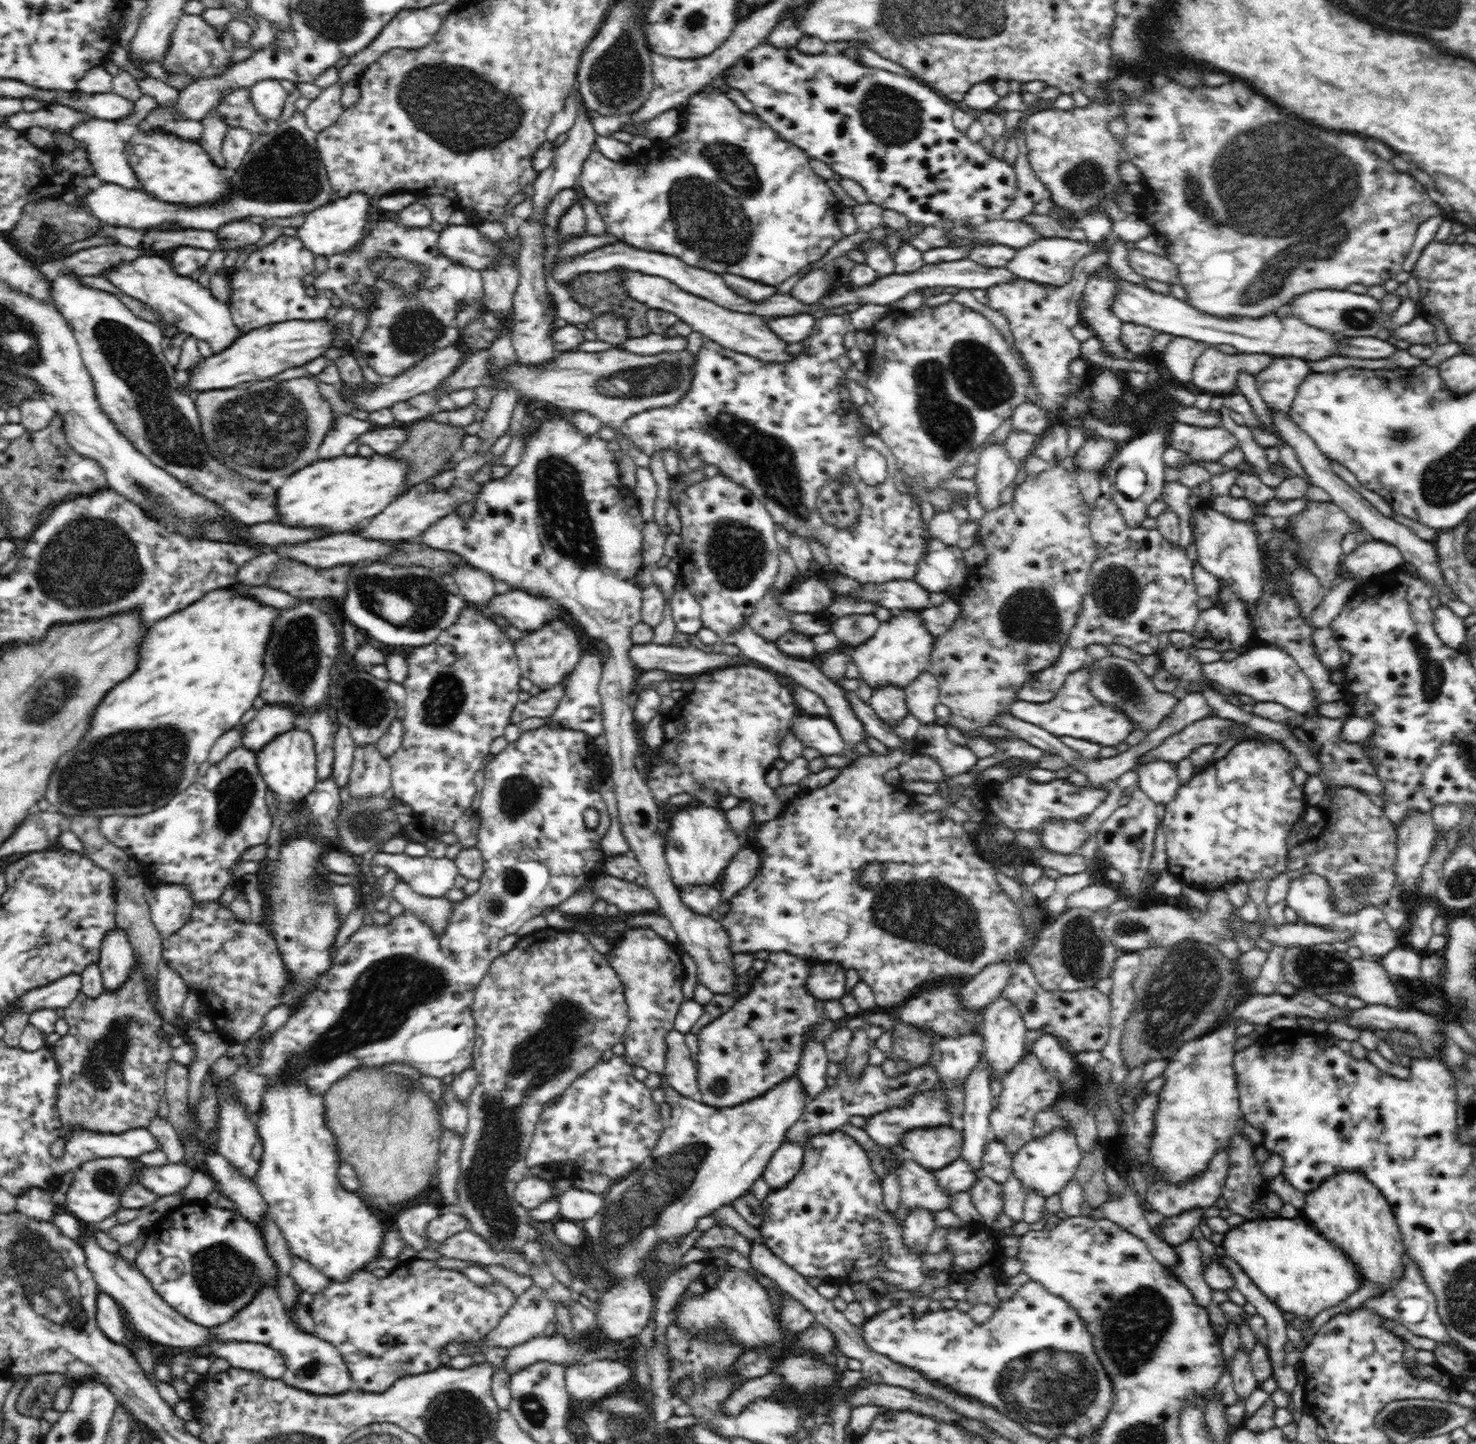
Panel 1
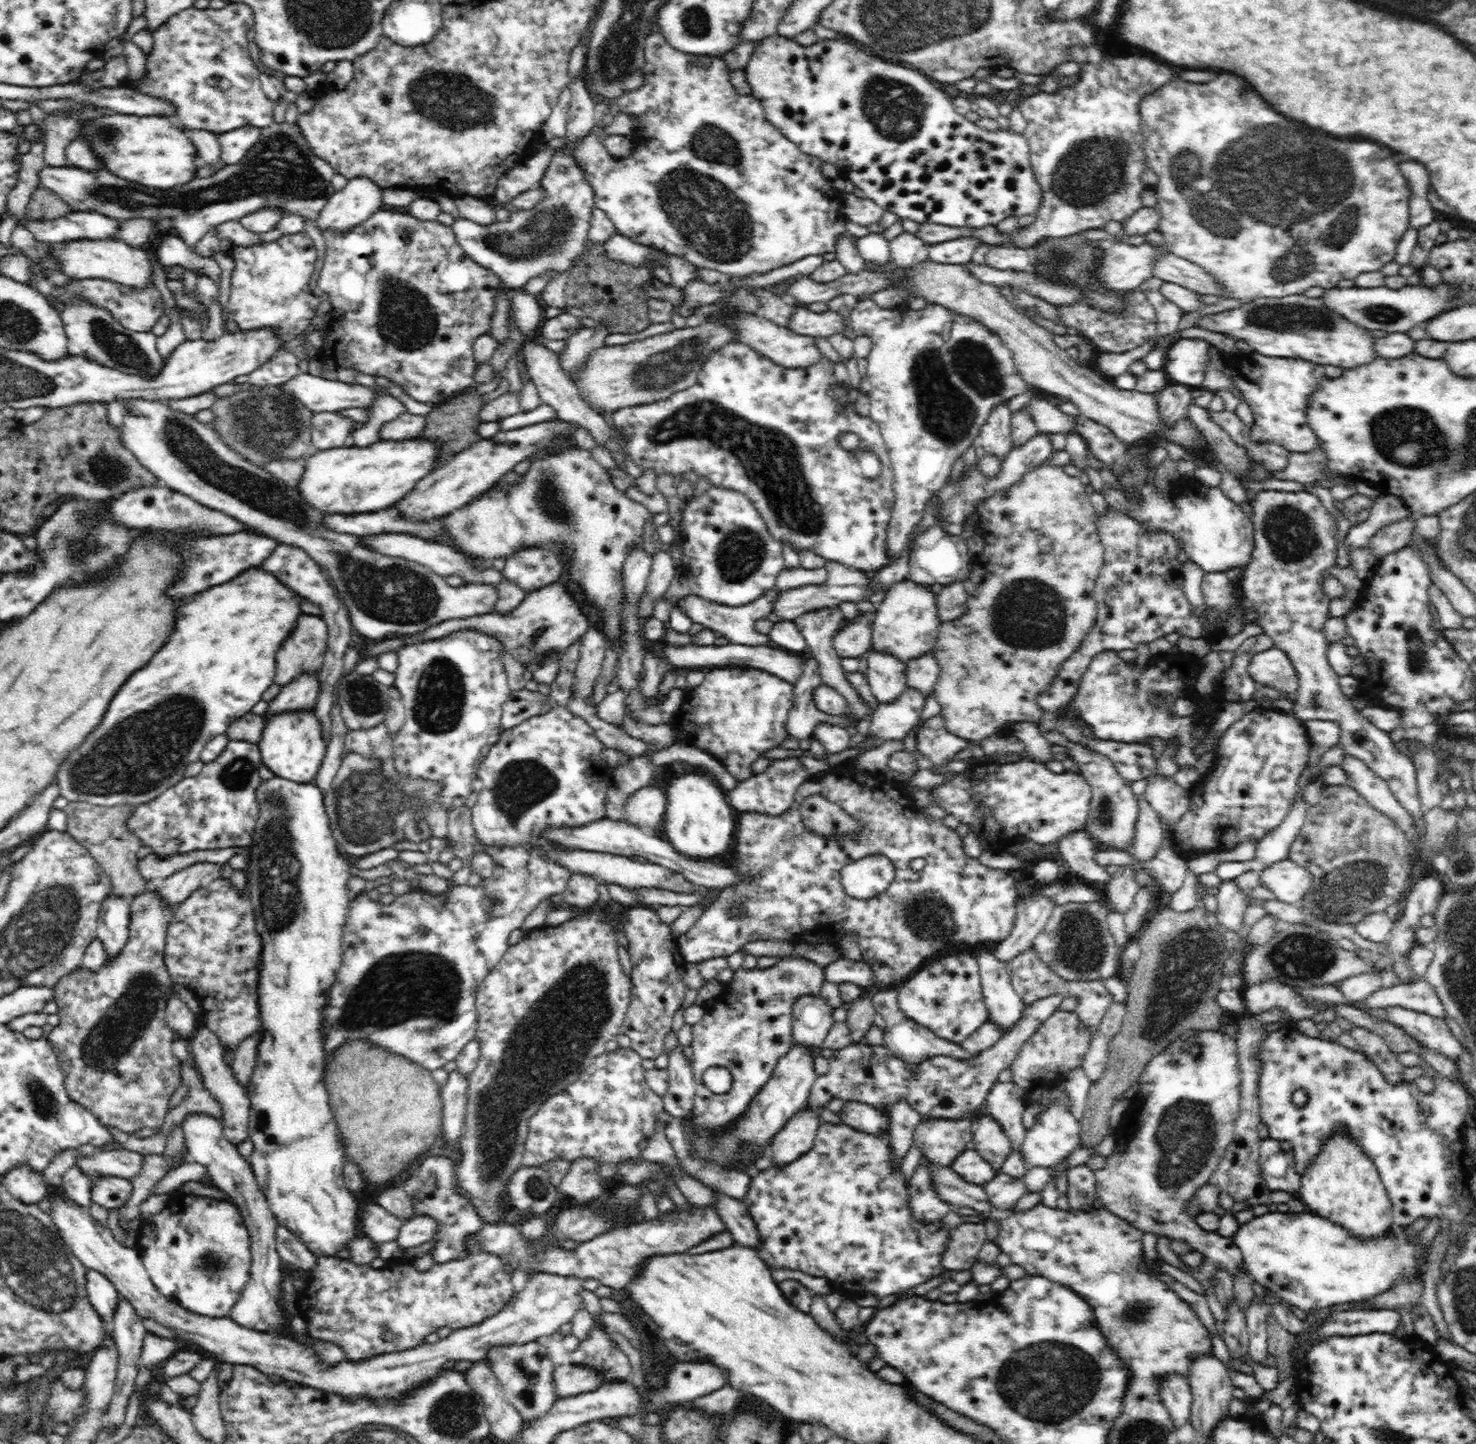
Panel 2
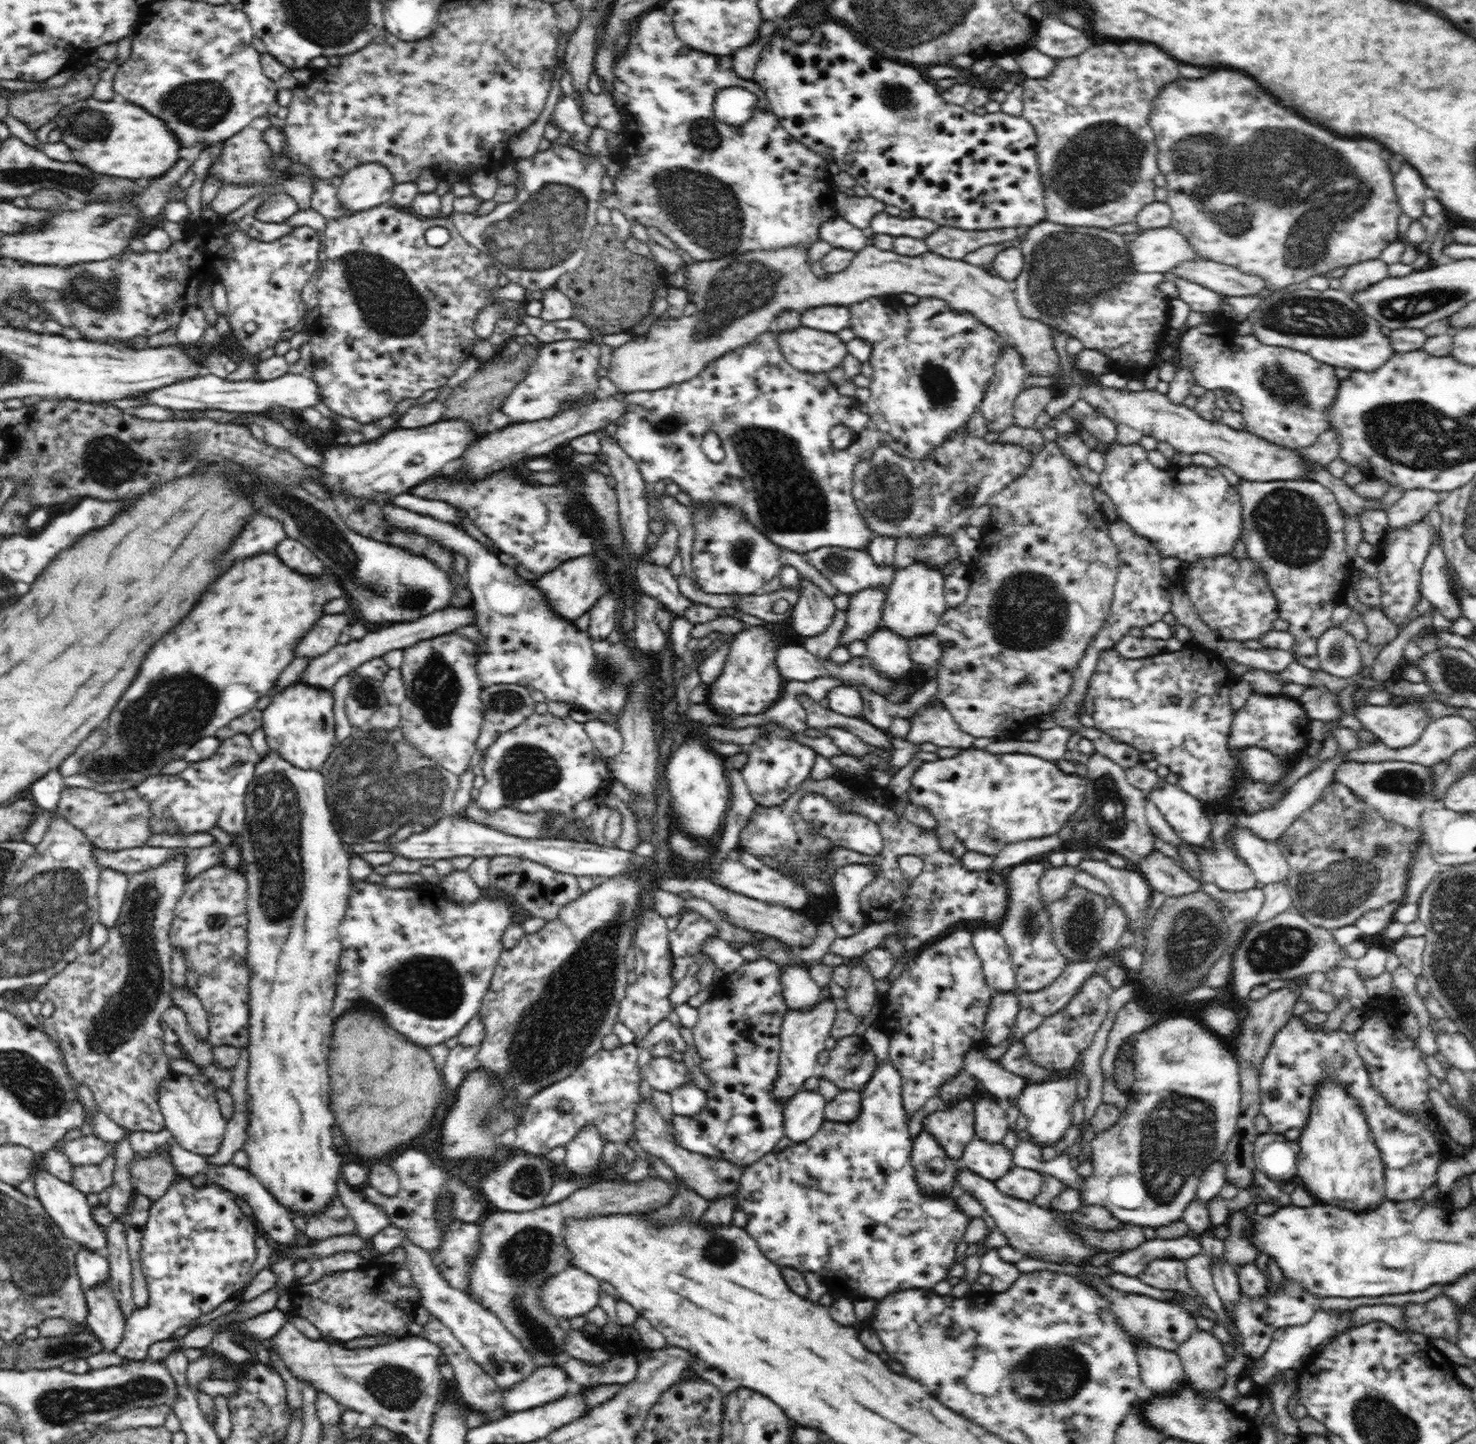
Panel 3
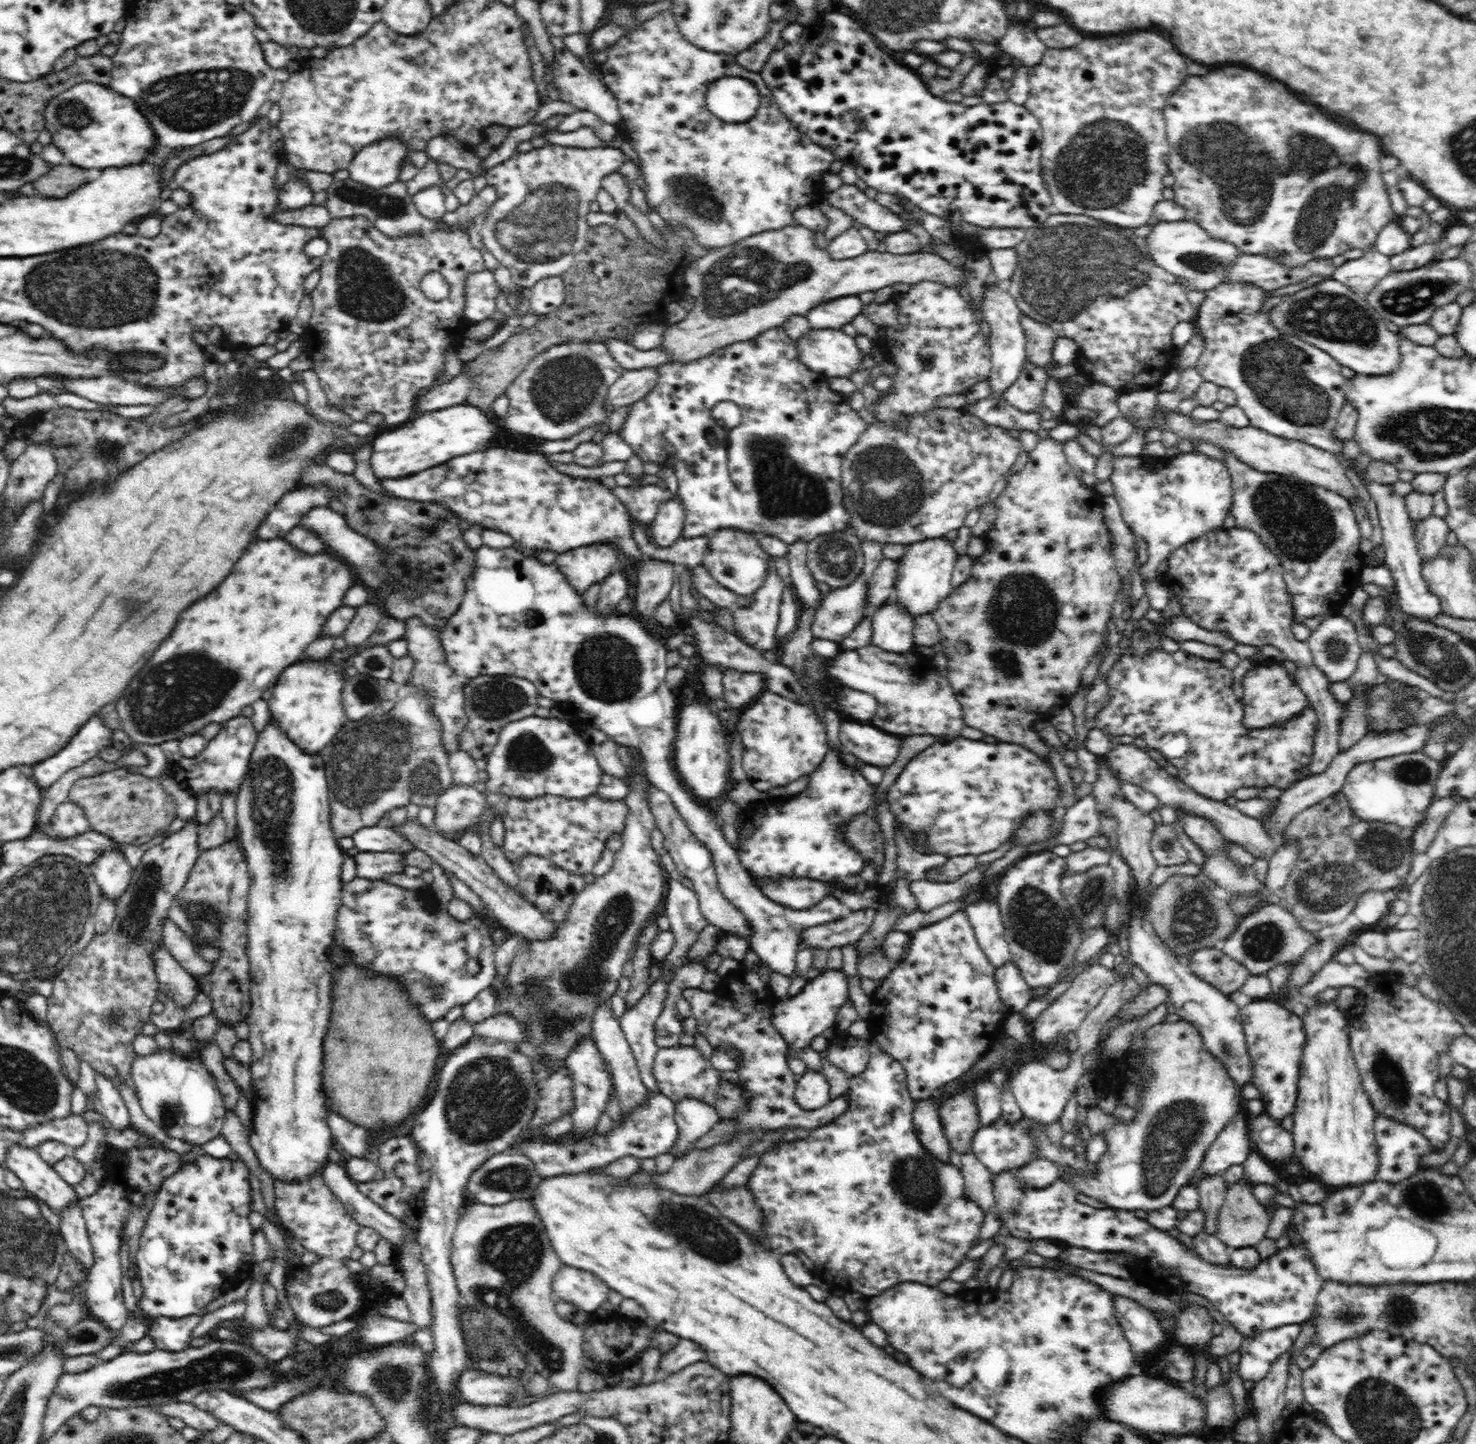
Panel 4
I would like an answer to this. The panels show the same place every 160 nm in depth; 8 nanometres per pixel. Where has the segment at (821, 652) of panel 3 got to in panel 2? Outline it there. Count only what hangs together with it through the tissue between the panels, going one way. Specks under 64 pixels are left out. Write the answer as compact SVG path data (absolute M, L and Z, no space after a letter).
M811 658L804 663L804 674L793 685L794 707L790 708L785 725L787 735L794 737L798 742L811 738L818 724L834 724L844 729L850 723L846 717L824 714L816 708L814 690L822 685L824 681L818 663Z

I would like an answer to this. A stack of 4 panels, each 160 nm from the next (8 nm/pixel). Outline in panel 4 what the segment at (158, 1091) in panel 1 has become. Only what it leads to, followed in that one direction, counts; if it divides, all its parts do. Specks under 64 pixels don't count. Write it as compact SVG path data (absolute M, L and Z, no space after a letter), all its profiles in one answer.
M186 821L186 826L166 837L157 847L149 848L142 856L140 863L133 869L130 886L115 904L116 916L108 933L98 934L88 945L74 956L71 956L66 968L53 980L53 991L47 1003L46 1026L54 1033L61 1048L71 1050L79 1060L87 1062L95 1072L106 1078L120 1078L134 1090L132 1081L132 1062L136 1052L132 1040L136 1034L142 1033L142 1024L149 1022L152 1004L156 1002L160 992L156 969L154 969L154 950L162 946L164 920L169 918L168 912L174 899L182 890L192 867L200 854L197 828L200 823Z

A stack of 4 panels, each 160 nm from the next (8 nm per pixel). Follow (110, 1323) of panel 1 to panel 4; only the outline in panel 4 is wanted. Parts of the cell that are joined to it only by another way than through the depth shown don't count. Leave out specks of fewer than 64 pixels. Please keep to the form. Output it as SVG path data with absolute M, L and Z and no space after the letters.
M79 1204L58 1213L60 1234L66 1248L77 1260L79 1267L87 1274L94 1263L94 1251L87 1233L85 1220Z

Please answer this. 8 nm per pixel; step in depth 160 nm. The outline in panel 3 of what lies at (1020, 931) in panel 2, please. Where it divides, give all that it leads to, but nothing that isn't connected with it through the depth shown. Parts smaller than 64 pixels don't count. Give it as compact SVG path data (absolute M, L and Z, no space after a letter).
M1066 863L1058 868L1046 869L1044 876L1039 880L1040 898L1046 906L1051 905L1054 900L1064 898L1078 870L1081 870L1079 865L1074 867Z

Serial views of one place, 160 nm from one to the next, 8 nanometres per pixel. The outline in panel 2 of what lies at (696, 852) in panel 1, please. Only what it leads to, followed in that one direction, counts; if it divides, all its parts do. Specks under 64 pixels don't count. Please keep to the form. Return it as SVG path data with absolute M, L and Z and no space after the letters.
M687 767L686 773L674 773L668 786L666 812L663 814L660 834L676 852L692 860L718 858L733 845L734 814L725 790L720 788L716 776L695 767Z

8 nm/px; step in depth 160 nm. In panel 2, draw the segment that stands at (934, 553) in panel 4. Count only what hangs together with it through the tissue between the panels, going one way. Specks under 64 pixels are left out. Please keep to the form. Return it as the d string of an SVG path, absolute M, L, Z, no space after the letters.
M908 578L891 584L872 616L870 652L892 654L894 659L906 664L921 658L925 653L933 652L941 625L935 596L930 586L920 586Z

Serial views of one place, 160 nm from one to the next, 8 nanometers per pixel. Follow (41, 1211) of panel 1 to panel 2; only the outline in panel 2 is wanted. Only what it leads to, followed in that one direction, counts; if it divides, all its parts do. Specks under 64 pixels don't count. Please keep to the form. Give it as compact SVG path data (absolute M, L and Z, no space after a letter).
M21 1164L20 1167L10 1170L2 1177L2 1184L12 1197L24 1204L38 1205L45 1199L48 1202L48 1186L44 1182L43 1174L32 1166Z

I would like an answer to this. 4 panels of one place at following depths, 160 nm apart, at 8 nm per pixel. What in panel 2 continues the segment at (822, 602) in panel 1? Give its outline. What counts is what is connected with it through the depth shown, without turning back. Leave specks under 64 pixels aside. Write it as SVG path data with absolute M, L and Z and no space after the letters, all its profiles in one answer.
M774 588L765 592L760 598L754 600L750 604L744 606L726 606L724 604L716 604L708 600L704 600L694 594L678 598L674 602L674 607L684 609L684 614L688 615L694 622L702 624L705 628L710 628L717 635L723 635L728 638L732 644L742 644L748 647L770 647L770 637L758 632L754 626L758 619L768 616L772 613L774 600L778 598L777 589Z

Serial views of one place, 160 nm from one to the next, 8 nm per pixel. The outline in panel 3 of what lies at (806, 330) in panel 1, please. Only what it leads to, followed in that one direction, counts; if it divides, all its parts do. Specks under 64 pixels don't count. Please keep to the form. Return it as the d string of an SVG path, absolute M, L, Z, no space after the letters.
M822 306L801 314L802 327L836 334L850 324L850 308L846 306Z

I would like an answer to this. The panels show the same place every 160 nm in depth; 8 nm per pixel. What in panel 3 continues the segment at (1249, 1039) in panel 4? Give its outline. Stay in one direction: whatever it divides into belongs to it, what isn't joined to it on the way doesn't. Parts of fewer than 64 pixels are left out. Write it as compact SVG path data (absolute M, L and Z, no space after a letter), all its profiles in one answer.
M1292 1015L1288 1018L1288 1022L1276 1032L1260 1066L1260 1110L1272 1127L1270 1132L1284 1134L1293 1128L1302 1132L1310 1114L1314 1088L1324 1080L1333 1080L1345 1088L1366 1115L1382 1158L1388 1201L1404 1203L1419 1200L1423 1192L1437 1182L1438 1168L1449 1158L1449 1149L1416 1113L1404 1113L1396 1109L1372 1085L1370 1073L1359 1057L1352 1033L1339 1029L1326 1033L1323 1030L1312 1031L1303 1022L1302 1016Z

